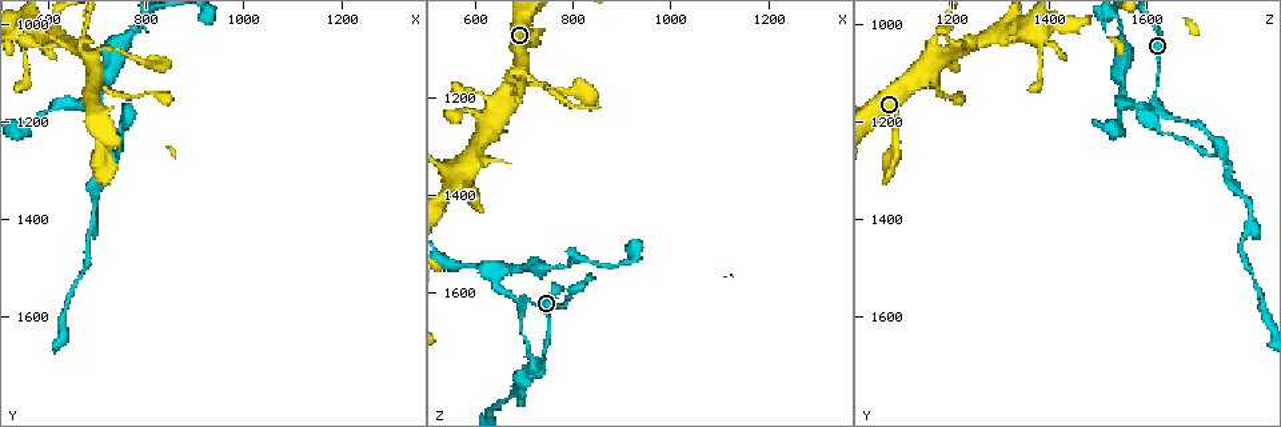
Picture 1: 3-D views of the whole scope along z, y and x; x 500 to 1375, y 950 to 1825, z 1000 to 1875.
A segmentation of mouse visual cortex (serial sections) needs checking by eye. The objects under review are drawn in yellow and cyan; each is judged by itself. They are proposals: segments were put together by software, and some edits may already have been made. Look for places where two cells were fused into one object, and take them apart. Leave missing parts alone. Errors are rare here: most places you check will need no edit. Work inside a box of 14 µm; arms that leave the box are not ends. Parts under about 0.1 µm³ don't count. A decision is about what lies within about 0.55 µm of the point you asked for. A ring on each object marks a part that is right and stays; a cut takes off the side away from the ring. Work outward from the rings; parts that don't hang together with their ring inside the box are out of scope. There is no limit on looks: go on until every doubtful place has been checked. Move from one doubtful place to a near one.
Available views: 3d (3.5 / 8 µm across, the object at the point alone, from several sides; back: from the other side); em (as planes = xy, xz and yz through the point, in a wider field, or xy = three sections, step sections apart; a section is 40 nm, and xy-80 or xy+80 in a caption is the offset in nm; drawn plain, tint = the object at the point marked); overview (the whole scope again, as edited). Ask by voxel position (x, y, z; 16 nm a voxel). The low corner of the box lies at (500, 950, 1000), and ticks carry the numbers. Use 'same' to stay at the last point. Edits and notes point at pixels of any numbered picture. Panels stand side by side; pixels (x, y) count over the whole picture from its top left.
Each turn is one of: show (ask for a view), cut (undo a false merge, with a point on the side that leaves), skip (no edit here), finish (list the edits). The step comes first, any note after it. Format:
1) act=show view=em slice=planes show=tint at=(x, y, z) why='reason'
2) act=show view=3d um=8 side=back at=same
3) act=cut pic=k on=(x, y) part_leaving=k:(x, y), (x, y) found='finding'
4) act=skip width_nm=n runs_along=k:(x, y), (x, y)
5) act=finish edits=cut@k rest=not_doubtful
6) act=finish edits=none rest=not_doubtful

act=show view=em slice=xy step=1 show=tint at=(695, 1175, 1620) why='three-way junction'

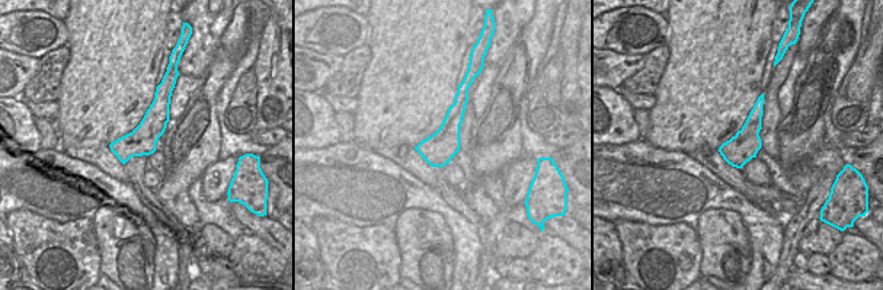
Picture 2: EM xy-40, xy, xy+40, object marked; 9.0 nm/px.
act=show view=3d um=3.5 at=same

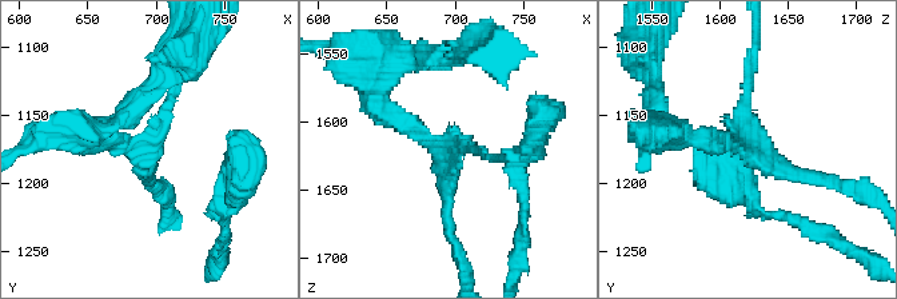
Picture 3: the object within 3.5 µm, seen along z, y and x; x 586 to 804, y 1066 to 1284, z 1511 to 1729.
act=skip arm_widths_nm=150,150,250 runs_along=3:(180, 74), (151, 151), (78, 139) found='continuous, no second cell'

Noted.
act=show view=3d um=3.5 at=(715, 1260, 1750) why='calibre changes'

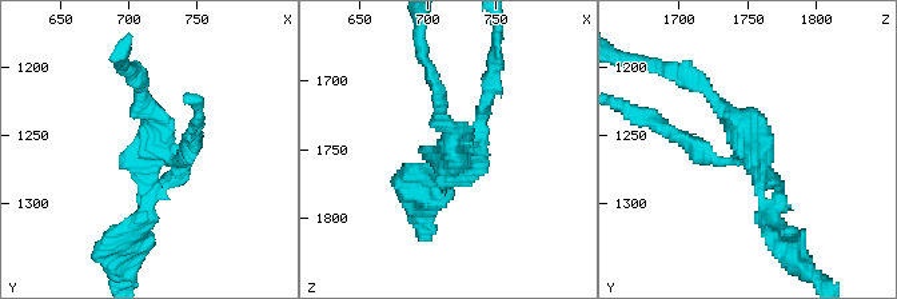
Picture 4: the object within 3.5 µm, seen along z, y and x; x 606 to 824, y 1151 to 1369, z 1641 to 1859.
act=show view=em slice=xy step=1 show=tint at=(718, 1256, 1750)

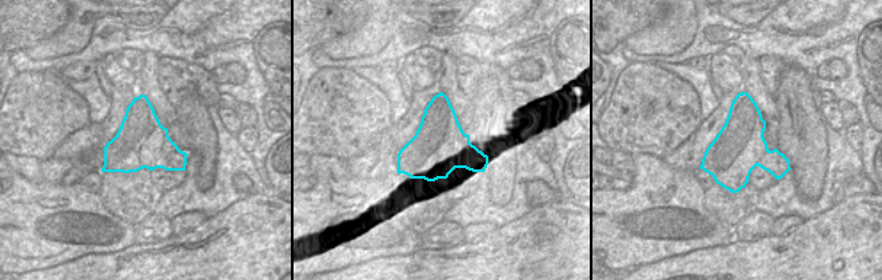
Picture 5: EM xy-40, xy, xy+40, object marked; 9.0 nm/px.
act=show view=em slice=xy step=2 show=tint at=same

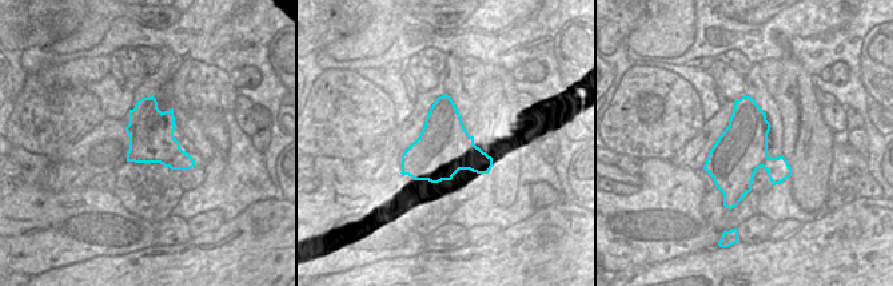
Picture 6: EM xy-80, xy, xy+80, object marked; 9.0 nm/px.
act=skip runs_along=4:(690, 80), (745, 130), (769, 223) found='all the same cell'

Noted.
act=show view=3d um=3.5 at=(645, 1170, 1560) why='thin neck'

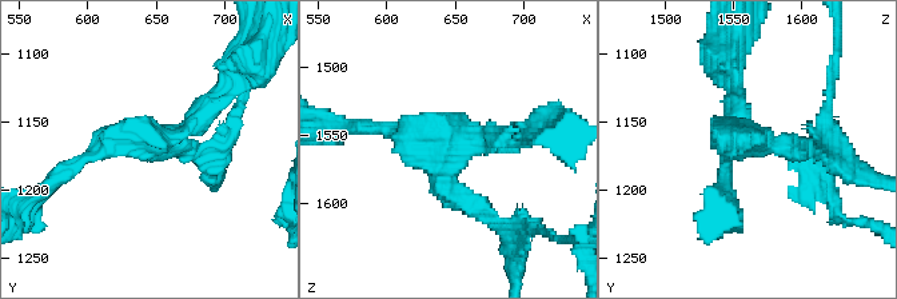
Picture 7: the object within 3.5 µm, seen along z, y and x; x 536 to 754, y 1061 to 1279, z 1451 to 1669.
act=show view=em slice=xy step=5 show=tint at=(644, 1164, 1564) why='need the tissue'

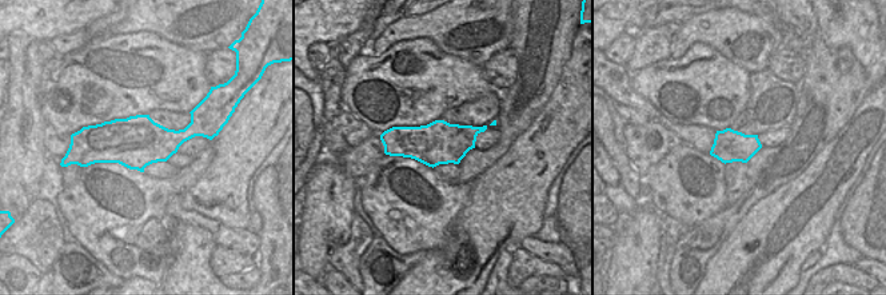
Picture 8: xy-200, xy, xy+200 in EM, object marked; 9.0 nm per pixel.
act=skip arm_widths_nm=150,200,250 runs_along=7:(817, 154), (742, 138), (738, 96) found='all the same cell'

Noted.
act=finish edits=none rest=not_doubtful

